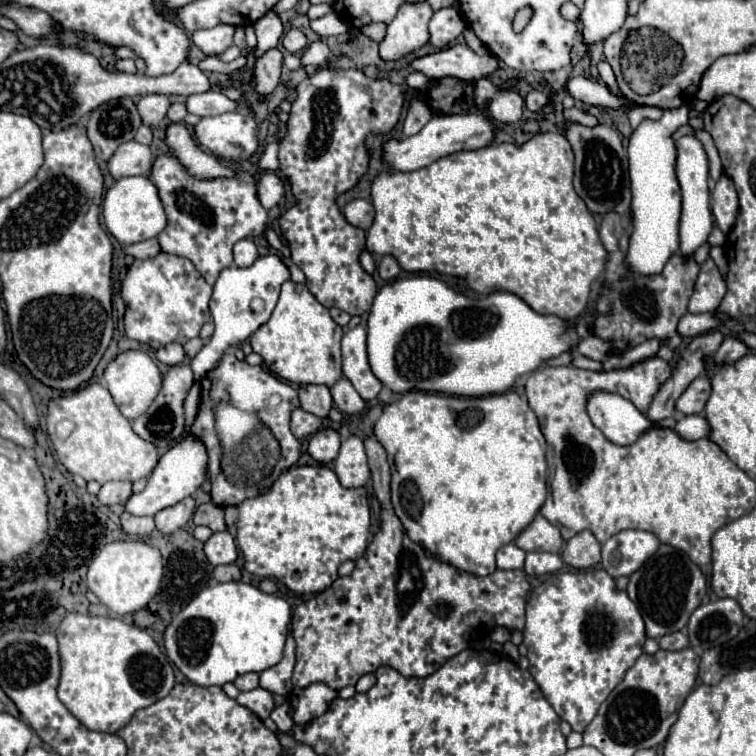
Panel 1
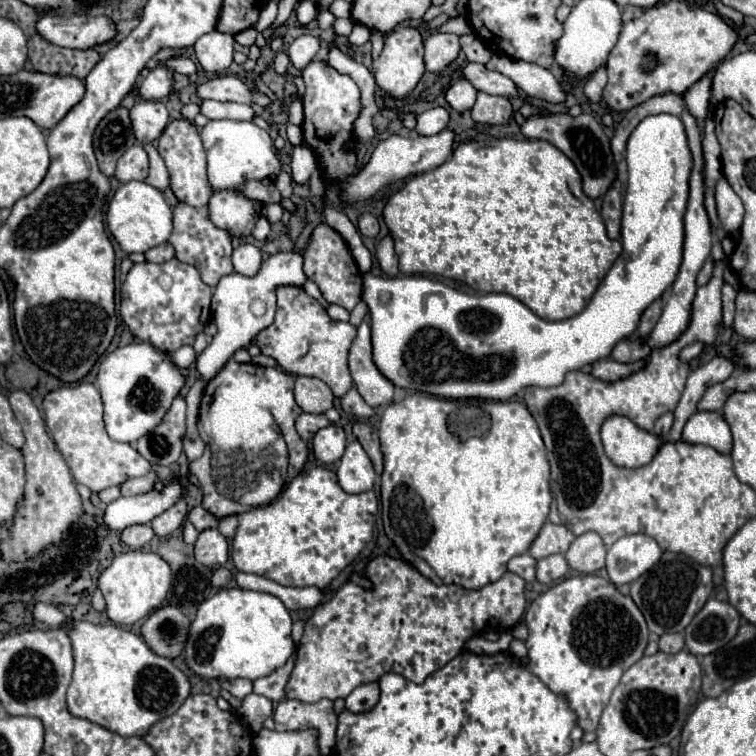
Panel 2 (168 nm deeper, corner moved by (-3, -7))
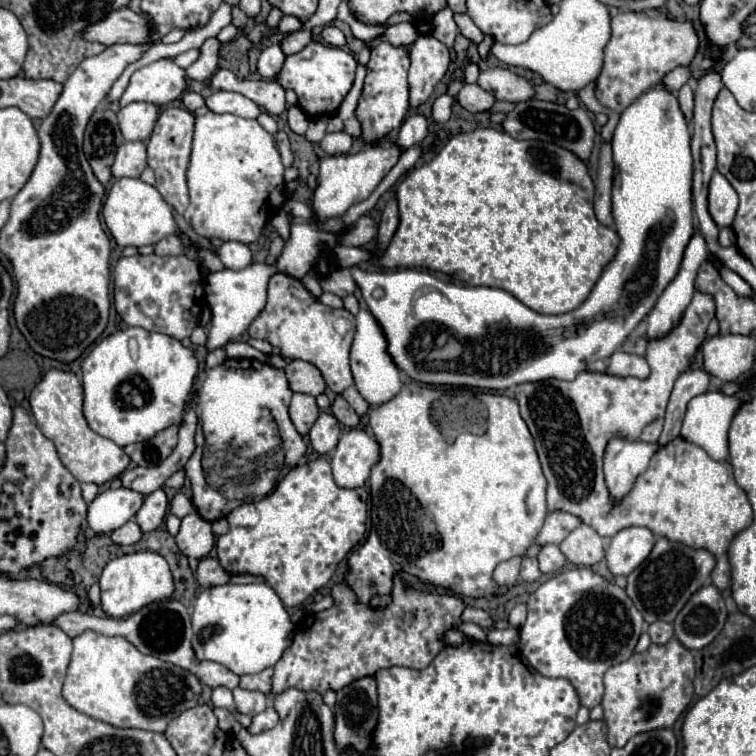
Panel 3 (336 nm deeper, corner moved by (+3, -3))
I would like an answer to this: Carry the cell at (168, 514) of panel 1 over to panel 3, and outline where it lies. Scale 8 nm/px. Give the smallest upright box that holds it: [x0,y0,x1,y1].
[136,489,170,533]

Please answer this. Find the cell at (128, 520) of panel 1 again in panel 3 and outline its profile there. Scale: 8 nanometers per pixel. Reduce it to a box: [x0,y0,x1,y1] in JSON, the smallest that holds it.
[112,519,142,545]

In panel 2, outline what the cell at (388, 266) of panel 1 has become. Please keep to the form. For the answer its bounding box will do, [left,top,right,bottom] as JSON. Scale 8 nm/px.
[376,235,398,277]

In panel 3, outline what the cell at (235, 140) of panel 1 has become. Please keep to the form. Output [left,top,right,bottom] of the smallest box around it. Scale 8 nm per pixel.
[184,111,286,243]

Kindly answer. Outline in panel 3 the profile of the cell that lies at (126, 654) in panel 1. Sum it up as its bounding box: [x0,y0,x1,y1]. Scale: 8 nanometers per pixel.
[62,631,202,733]

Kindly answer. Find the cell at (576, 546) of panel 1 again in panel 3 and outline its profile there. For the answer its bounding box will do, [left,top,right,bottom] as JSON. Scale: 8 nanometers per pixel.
[560,523,604,567]

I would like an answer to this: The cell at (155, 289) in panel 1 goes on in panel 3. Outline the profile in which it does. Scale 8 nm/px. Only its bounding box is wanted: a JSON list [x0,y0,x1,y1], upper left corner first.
[114,255,204,341]

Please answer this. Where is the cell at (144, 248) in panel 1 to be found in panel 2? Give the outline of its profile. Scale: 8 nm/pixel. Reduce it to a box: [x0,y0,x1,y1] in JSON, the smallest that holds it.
[146,243,174,263]

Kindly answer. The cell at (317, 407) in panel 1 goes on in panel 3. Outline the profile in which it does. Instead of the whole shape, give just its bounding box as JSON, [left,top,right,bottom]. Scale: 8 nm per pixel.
[284,359,326,397]

